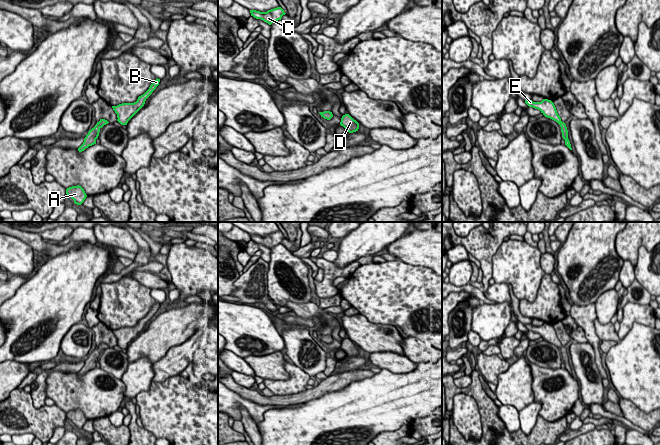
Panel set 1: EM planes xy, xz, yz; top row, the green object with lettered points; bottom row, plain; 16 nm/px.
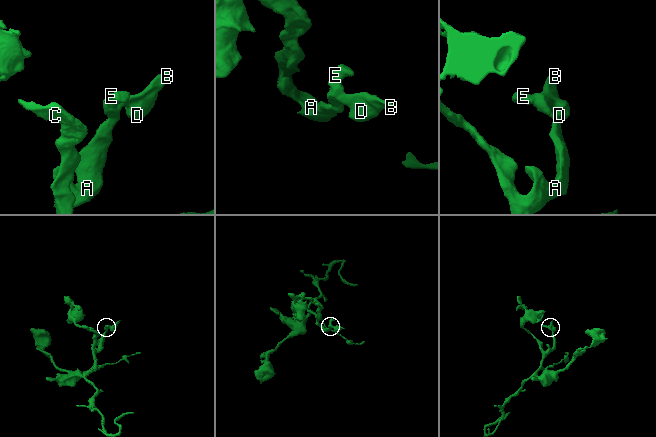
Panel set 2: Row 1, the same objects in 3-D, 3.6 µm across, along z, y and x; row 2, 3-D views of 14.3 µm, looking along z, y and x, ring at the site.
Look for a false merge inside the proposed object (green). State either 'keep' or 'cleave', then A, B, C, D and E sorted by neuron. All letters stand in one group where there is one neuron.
keep; groups A B C D E

